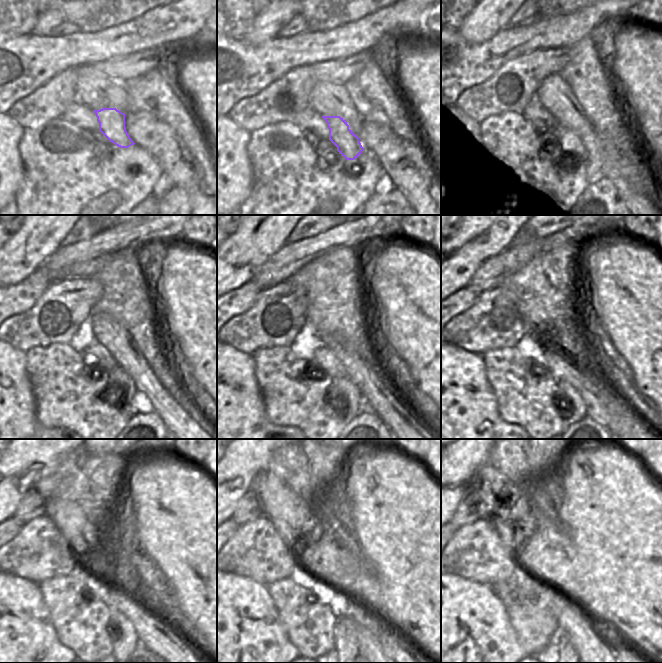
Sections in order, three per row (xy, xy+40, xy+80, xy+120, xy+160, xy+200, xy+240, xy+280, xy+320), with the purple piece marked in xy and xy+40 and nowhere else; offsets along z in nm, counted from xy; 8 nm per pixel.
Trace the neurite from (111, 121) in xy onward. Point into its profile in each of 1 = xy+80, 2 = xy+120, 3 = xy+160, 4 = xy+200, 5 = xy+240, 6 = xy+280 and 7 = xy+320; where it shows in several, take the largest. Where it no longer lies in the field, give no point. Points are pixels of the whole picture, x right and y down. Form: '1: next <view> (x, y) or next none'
1: next xy+80 (568, 143)
2: next xy+120 (120, 392)
3: next xy+160 (343, 395)
4: next xy+200 (568, 402)
5: next xy+240 (123, 634)
6: next xy+280 (345, 629)
7: next xy+320 (562, 641)

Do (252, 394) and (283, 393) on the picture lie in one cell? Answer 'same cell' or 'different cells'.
different cells

